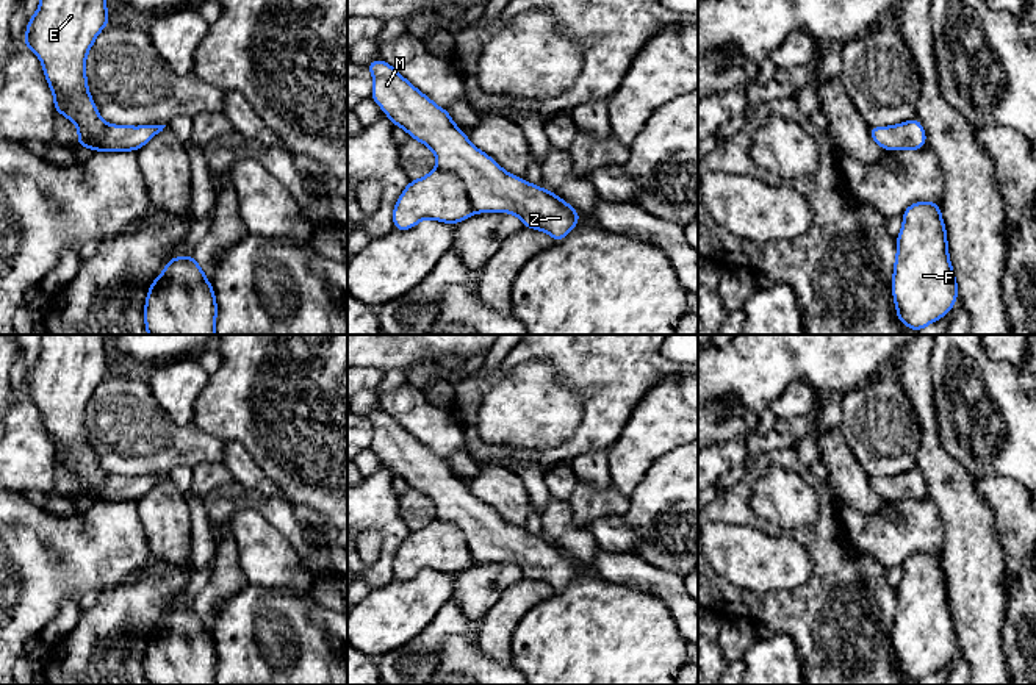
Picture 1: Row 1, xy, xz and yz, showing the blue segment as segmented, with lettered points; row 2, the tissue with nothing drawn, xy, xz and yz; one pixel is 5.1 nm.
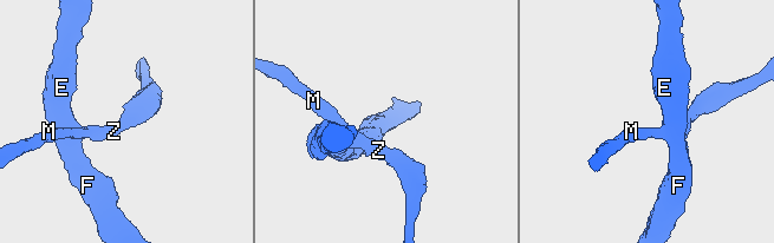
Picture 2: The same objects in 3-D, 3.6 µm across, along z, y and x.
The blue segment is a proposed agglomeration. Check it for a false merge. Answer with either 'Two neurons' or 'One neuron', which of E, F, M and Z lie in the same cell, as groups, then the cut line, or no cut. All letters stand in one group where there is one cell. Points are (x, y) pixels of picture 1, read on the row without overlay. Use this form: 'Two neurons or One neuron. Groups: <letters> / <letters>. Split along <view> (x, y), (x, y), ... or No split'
One neuron. Groups: E F M Z. No split

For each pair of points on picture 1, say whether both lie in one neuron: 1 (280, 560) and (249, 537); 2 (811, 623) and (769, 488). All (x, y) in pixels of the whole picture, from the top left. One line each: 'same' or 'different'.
1: same
2: different

